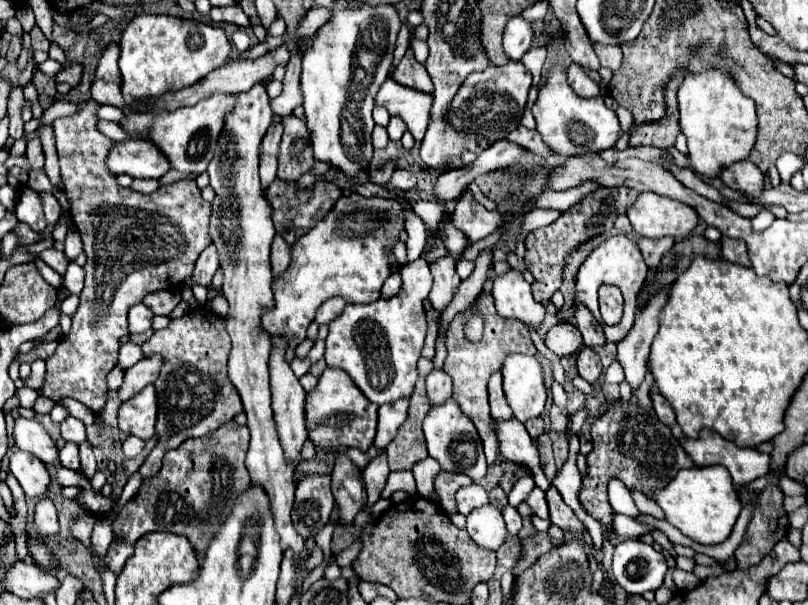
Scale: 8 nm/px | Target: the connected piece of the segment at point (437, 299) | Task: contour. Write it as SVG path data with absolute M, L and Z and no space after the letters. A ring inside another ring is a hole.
M446 257L436 259L434 263L430 263L430 271L434 277L434 285L432 285L428 299L436 311L442 311L452 301L462 279L456 273L454 259L446 259Z

